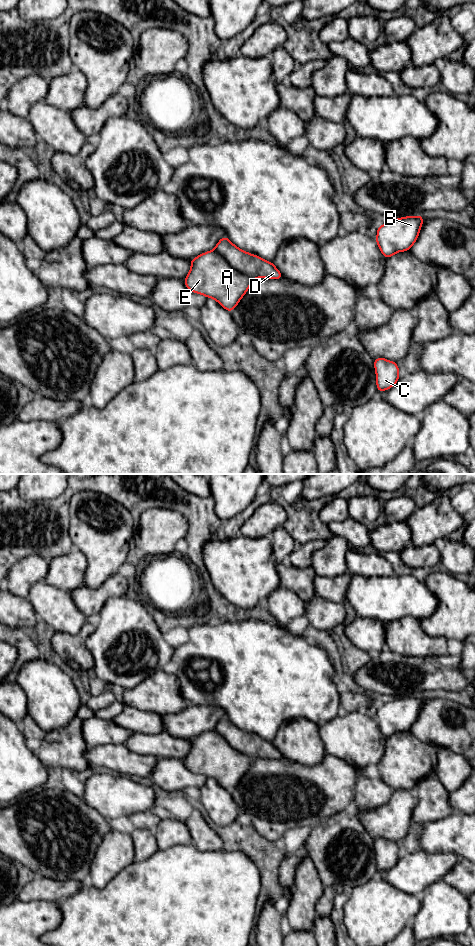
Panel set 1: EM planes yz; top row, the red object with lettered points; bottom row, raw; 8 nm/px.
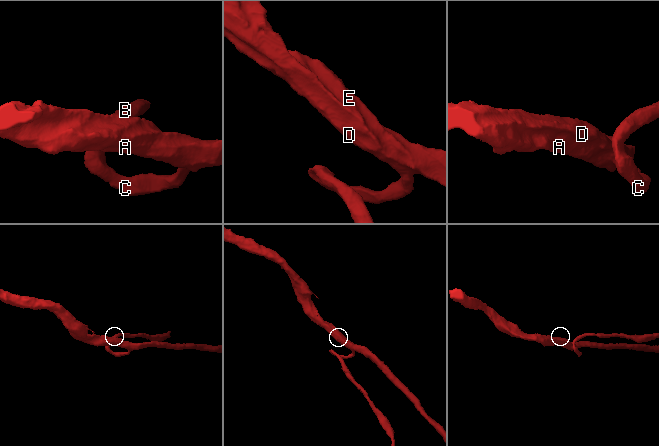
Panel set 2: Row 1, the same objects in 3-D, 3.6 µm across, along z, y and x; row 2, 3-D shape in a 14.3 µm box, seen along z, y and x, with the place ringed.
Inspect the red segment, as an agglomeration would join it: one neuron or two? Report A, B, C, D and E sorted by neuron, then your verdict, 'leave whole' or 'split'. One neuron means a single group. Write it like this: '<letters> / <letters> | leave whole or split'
A B C D E | leave whole

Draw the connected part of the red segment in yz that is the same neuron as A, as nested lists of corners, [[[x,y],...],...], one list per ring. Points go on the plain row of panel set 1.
[[[225,716],[214,730],[191,739],[189,754],[183,761],[190,771],[213,778],[232,792],[256,758],[281,759],[283,755],[272,742],[239,729]]]

